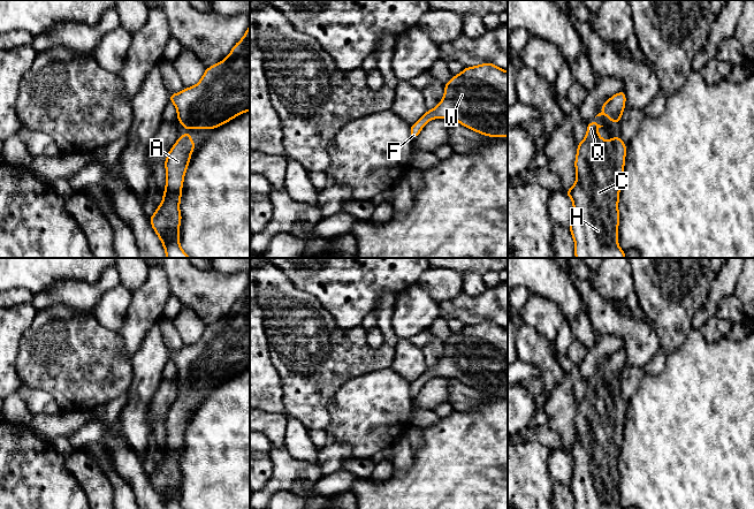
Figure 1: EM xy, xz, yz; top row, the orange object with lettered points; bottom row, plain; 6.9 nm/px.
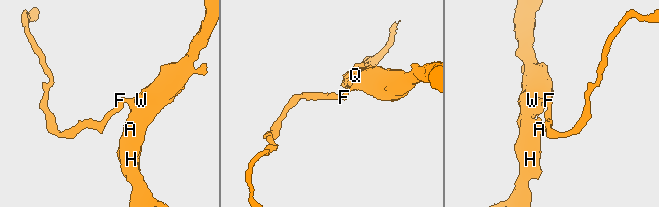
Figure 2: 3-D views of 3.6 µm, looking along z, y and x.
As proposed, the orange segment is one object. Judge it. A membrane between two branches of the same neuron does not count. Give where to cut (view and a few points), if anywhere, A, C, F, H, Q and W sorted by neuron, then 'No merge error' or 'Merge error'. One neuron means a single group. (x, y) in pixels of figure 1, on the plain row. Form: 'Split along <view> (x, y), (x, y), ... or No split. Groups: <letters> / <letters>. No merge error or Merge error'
No split. Groups: A C F H Q W. No merge error

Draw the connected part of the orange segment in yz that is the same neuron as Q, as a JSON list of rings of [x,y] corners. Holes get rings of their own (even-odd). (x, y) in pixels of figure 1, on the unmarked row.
[[[595,378],[587,381],[586,395],[577,404],[576,441],[565,450],[565,454],[573,459],[569,488],[574,497],[574,509],[623,509],[618,504],[620,478],[618,459],[627,403],[618,393],[609,398],[601,396],[597,392],[597,387],[601,385],[603,383],[600,383]],[[607,403],[615,407],[612,418],[608,413]]]

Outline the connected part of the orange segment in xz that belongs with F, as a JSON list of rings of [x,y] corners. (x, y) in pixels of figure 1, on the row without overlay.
[[[486,320],[475,325],[465,325],[444,342],[444,354],[434,367],[427,370],[410,387],[414,398],[426,381],[433,377],[457,379],[465,386],[488,395],[508,395],[508,329]]]

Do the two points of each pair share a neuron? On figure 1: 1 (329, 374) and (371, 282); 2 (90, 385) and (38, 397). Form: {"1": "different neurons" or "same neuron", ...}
{"1": "different neurons", "2": "different neurons"}

